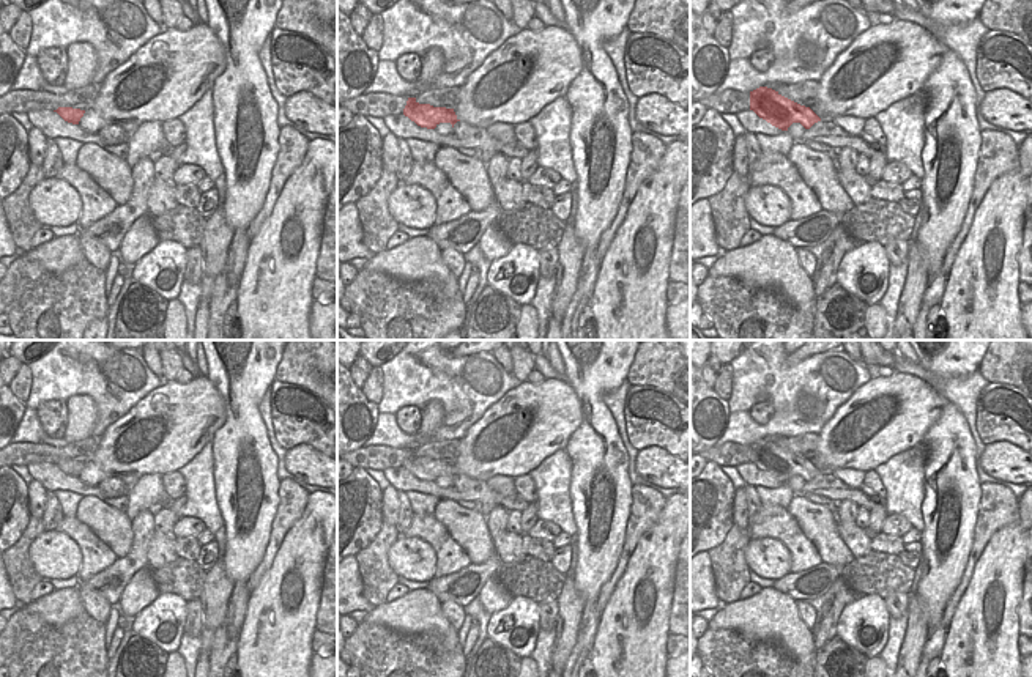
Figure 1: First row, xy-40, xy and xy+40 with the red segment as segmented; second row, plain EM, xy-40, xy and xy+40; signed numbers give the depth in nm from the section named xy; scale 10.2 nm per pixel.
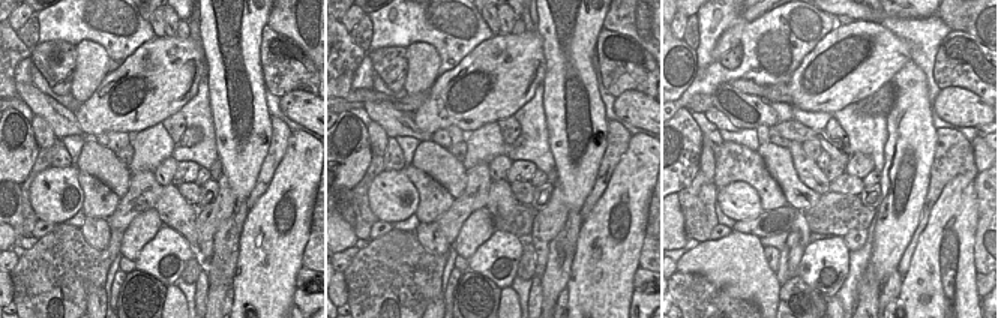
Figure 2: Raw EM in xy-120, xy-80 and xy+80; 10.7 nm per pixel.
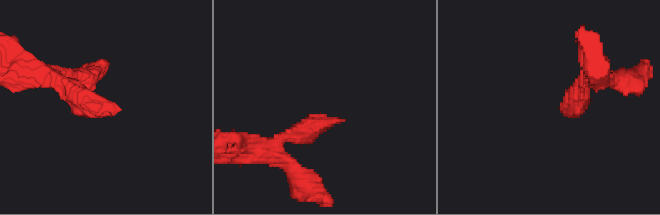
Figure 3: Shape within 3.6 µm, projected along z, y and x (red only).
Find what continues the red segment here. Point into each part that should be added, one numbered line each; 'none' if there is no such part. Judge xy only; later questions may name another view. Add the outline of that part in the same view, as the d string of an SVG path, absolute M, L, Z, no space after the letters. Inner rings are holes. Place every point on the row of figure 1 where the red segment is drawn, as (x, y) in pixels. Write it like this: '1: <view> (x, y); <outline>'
1: xy (460, 129); M457 121L452 128L452 134L457 137L457 139L468 139L471 135L474 135L477 132L477 128L476 126L471 126L465 121Z

